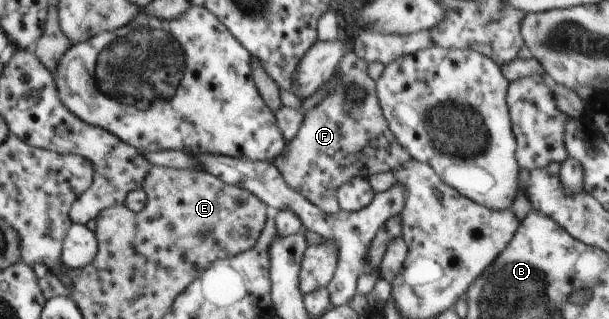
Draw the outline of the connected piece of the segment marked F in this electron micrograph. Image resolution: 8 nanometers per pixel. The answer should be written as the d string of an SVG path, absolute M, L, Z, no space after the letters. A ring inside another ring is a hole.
M349 51L335 72L336 84L330 86L329 94L320 104L306 111L296 137L273 161L284 182L328 216L341 211L336 190L345 181L354 176L368 179L378 172L392 172L410 159L410 154L402 150L388 128L377 98L376 82L368 75L368 64ZM348 86L360 86L366 96L360 102L352 102L348 98Z

